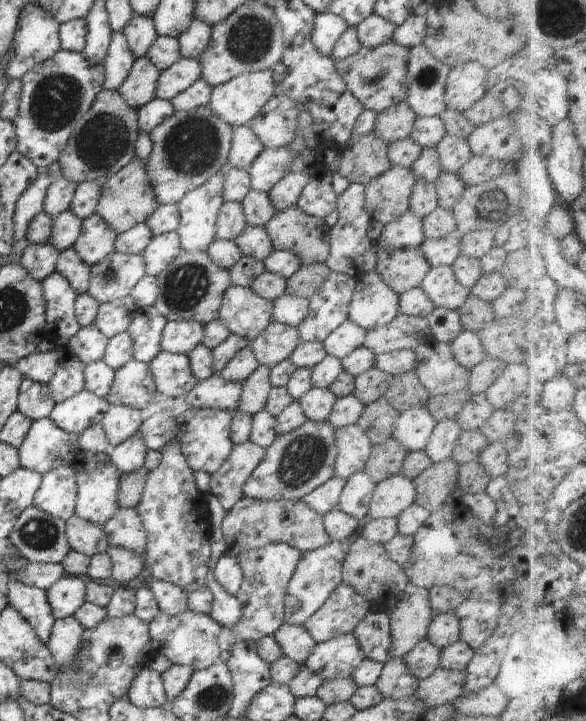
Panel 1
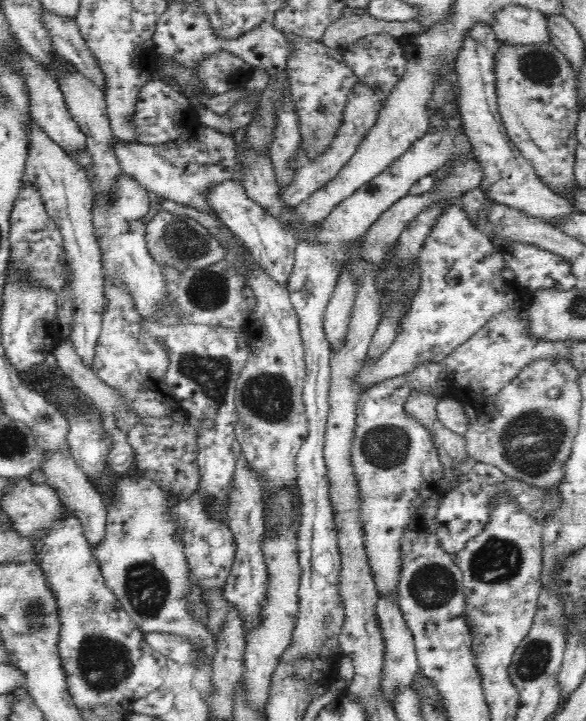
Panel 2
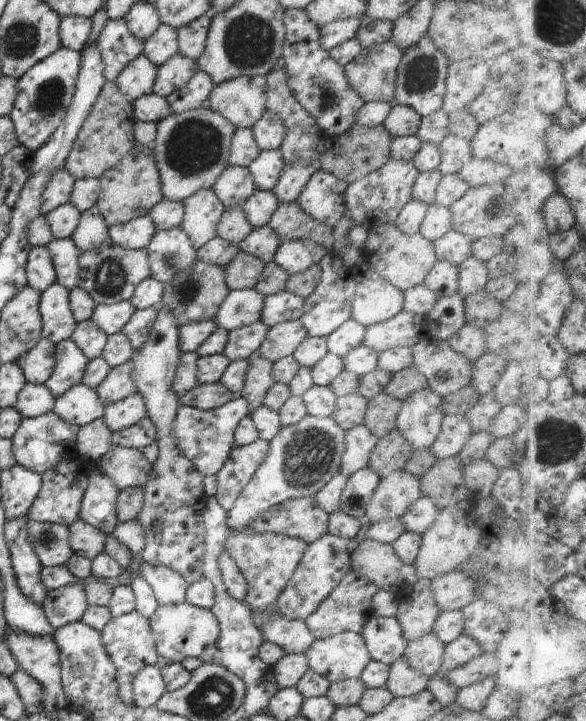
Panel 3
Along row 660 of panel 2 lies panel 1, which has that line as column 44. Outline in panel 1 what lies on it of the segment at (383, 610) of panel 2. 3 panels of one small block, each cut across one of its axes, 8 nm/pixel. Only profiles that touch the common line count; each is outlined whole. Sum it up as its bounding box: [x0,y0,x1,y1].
[17,378,55,421]

